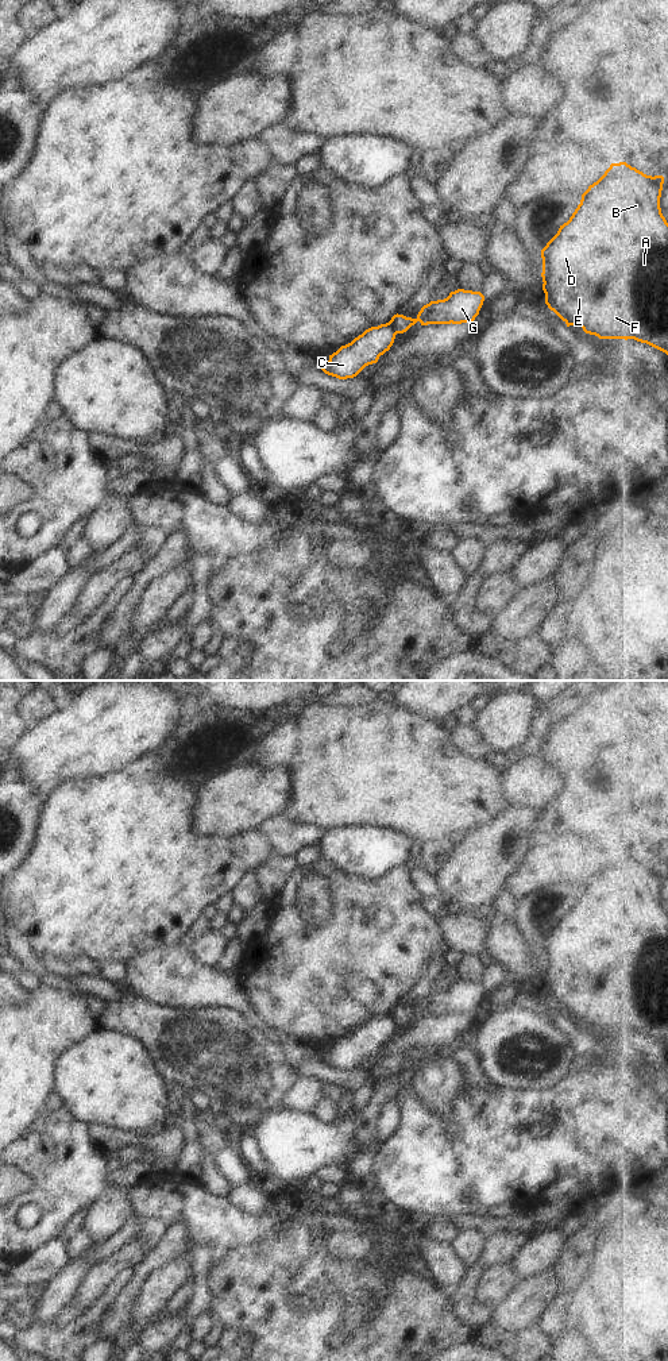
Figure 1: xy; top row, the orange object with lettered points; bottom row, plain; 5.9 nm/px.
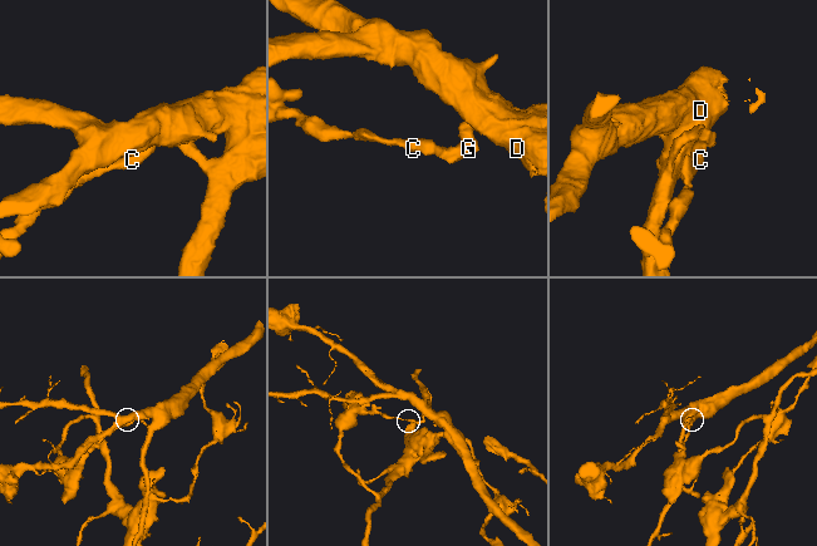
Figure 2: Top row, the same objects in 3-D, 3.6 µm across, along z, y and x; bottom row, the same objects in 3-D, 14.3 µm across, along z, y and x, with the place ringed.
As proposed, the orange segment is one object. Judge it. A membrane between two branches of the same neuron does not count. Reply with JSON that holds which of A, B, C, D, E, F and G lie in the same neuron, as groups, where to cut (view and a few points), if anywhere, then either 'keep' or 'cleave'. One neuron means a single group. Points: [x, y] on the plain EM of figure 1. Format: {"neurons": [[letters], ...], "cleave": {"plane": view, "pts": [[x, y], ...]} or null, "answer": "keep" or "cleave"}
{"neurons": [["A", "B", "D", "E", "F", "G"], ["C"]], "cleave": {"plane": "xy", "pts": [[387, 1014], [396, 1025]]}, "answer": "cleave"}

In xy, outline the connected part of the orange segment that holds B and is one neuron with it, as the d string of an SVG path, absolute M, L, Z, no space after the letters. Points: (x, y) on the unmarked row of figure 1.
M626 853L611 855L605 865L582 886L580 895L569 911L560 917L557 925L541 941L541 968L544 973L542 982L545 984L545 995L567 1015L567 1018L582 1018L586 1025L595 1026L599 1030L634 1030L668 1046L668 914L660 899L663 875L663 867L646 867Z

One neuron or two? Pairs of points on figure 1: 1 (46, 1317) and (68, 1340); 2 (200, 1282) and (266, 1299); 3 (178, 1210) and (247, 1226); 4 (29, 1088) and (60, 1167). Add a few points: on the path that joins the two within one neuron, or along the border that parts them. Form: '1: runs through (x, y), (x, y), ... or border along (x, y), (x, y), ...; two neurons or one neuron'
1: border along (31, 1323), (50, 1326); two neurons
2: border along (208, 1269), (209, 1310); two neurons
3: runs through (196, 1210), (221, 1226), (230, 1226); one neuron
4: border along (42, 1109), (19, 1138); two neurons

